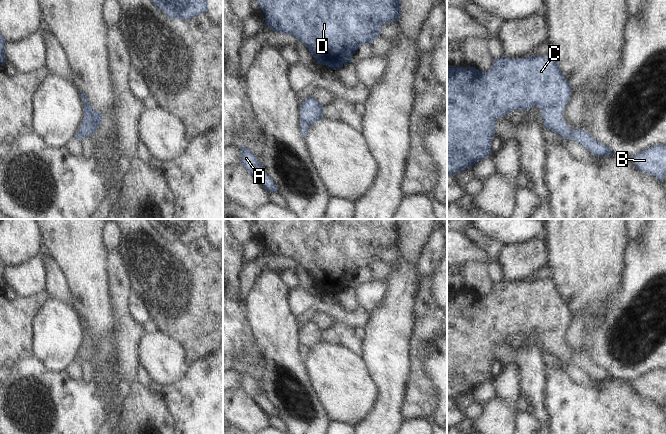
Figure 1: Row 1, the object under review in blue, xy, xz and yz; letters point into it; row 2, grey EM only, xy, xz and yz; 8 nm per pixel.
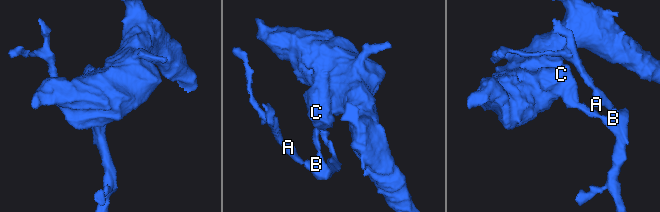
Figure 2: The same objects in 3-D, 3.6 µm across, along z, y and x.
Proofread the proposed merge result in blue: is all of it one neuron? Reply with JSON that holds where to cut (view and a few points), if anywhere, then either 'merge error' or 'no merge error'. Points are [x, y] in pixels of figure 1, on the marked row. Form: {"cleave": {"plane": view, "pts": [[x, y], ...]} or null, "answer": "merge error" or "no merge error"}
{"cleave": {"plane": "xz", "pts": [[301, 119], [309, 124]]}, "answer": "merge error"}

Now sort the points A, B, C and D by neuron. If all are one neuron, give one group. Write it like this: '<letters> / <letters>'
A B / C D

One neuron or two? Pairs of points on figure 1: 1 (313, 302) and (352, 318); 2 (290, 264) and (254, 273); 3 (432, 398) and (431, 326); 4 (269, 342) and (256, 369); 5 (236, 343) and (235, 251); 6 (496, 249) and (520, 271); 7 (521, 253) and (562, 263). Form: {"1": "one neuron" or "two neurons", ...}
{"1": "one neuron", "2": "one neuron", "3": "one neuron", "4": "two neurons", "5": "one neuron", "6": "two neurons", "7": "two neurons"}

